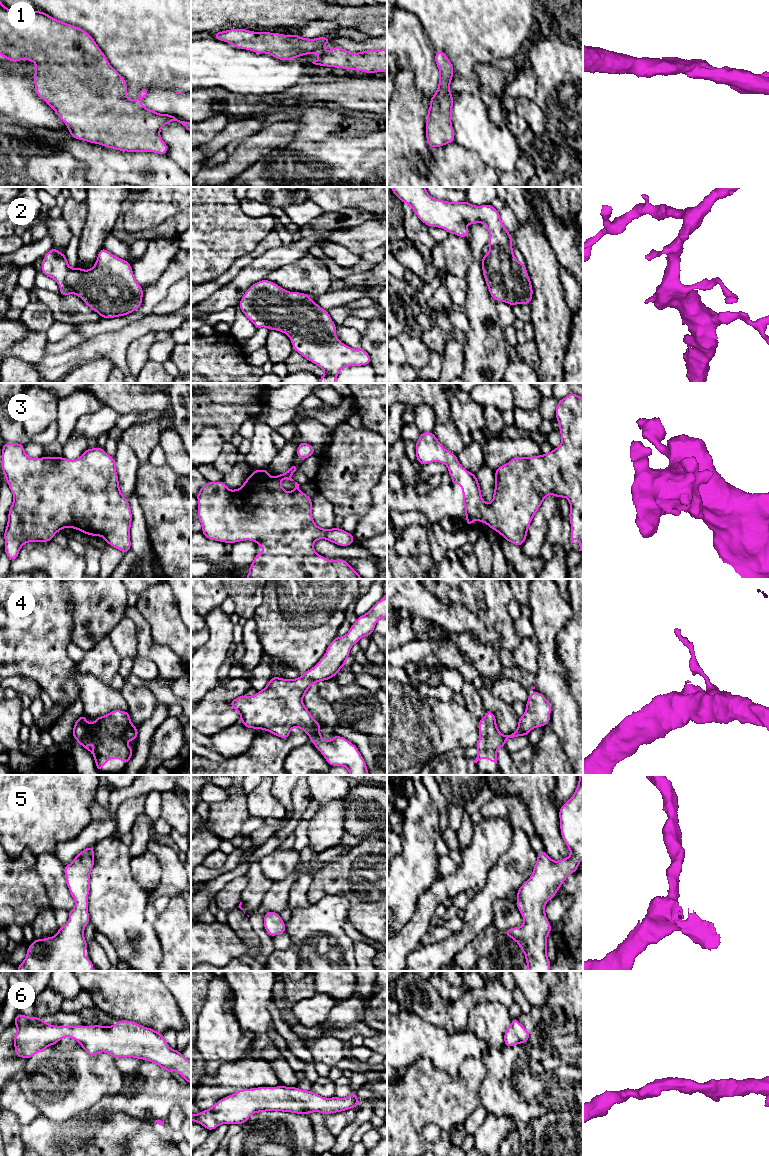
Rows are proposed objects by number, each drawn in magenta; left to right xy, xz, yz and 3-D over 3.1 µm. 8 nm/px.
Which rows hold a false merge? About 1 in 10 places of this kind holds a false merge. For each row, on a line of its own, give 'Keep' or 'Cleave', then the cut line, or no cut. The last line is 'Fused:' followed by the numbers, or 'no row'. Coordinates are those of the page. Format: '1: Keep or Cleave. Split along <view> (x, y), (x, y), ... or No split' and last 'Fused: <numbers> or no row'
1: Keep. No split
2: Keep. No split
3: Keep. No split
4: Keep. No split
5: Keep. No split
6: Keep. No split
Fused: no row

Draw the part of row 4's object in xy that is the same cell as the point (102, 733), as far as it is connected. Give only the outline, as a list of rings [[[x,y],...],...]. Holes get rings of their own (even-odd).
[[[116,709],[104,716],[94,718],[93,724],[89,723],[85,714],[81,715],[74,723],[72,736],[85,749],[91,752],[95,759],[95,765],[99,772],[103,766],[112,758],[120,759],[127,765],[132,757],[134,748],[127,745],[127,741],[136,740],[138,737],[138,729],[134,726],[130,719],[129,711],[122,712]]]

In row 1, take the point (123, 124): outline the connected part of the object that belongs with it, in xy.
[[[0,1],[0,56],[14,63],[19,60],[34,62],[35,92],[65,123],[72,138],[118,151],[154,152],[166,155],[168,147],[160,136],[162,127],[177,121],[191,133],[191,122],[180,121],[168,113],[156,113],[141,104],[140,101],[149,93],[147,88],[139,90],[137,100],[129,99],[126,80],[110,65],[93,37],[85,30],[57,20],[45,12],[15,12]]]

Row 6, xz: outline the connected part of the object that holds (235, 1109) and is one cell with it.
[[[280,1084],[277,1087],[240,1089],[235,1094],[220,1099],[211,1108],[202,1110],[199,1114],[191,1114],[191,1121],[212,1131],[221,1124],[243,1125],[256,1112],[272,1110],[304,1115],[320,1112],[325,1115],[347,1111],[359,1104],[356,1091],[345,1098],[325,1098],[312,1090]]]

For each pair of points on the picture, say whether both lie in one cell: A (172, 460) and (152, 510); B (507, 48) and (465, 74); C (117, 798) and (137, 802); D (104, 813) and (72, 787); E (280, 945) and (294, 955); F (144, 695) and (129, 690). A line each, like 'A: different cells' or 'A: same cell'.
A: different cells
B: same cell
C: different cells
D: different cells
E: different cells
F: same cell

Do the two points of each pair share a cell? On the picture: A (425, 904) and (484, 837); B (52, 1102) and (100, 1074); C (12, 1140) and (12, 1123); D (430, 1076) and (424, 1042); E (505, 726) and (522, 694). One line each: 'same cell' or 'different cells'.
A: same cell
B: same cell
C: same cell
D: different cells
E: different cells

